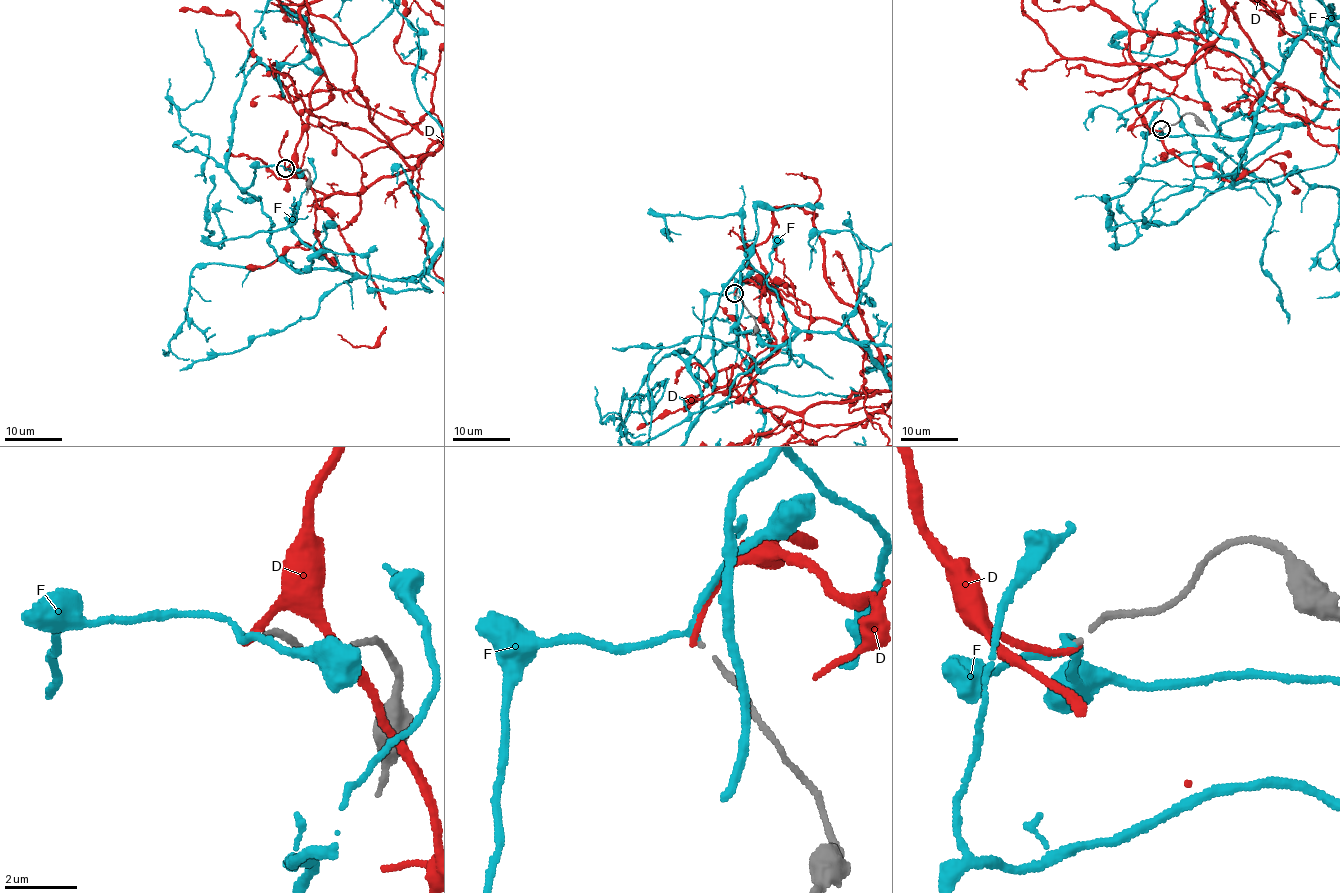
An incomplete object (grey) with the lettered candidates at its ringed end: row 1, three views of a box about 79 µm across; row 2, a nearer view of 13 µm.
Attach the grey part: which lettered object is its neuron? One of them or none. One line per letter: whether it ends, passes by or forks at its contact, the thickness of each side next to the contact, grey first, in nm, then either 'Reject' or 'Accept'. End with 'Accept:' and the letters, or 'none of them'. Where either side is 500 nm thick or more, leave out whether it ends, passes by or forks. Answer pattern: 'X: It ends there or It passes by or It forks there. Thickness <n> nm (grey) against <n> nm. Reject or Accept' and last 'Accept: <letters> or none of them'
D: It ends there. Thickness 110 nm (grey) against 160 nm. Reject
F: It passes by. Thickness 110 nm (grey) against 150 nm. Accept
Accept: F

